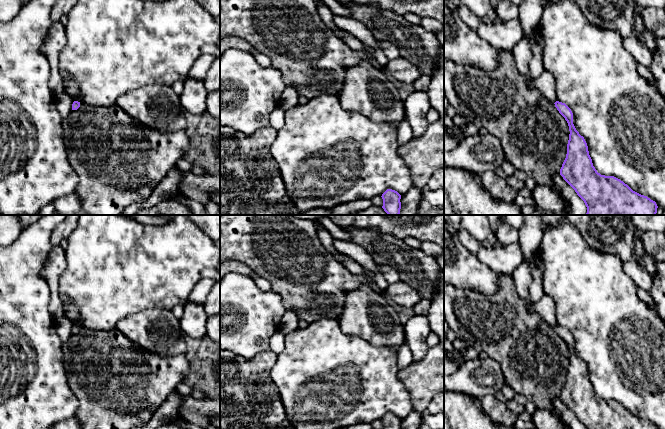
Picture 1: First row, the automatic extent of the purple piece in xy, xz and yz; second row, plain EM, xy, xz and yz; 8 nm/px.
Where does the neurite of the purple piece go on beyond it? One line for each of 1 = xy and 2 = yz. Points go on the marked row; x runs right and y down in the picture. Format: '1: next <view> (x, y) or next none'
1: next none
2: next none

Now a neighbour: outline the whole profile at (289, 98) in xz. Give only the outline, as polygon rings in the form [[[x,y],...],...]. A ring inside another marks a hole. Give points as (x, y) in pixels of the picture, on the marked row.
[[[286,86],[285,90],[281,95],[279,106],[286,112],[290,108],[298,104],[298,97],[299,97],[299,94],[297,93],[297,90],[295,87]]]

